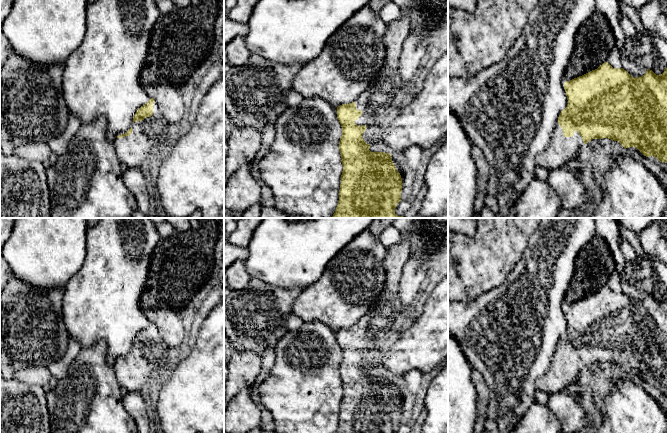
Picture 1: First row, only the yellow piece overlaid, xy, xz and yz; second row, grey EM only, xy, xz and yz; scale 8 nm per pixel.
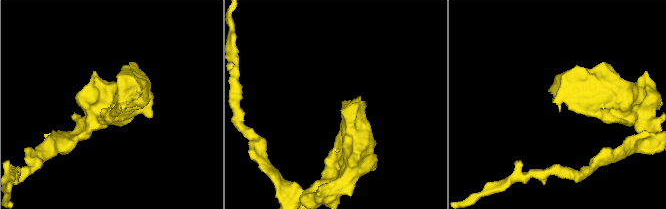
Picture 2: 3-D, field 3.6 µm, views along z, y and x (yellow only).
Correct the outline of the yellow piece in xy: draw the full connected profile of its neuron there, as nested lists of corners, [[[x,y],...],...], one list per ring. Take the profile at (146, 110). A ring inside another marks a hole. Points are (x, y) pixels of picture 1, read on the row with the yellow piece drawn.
[[[151,98],[136,111],[131,128],[113,142],[120,162],[129,168],[139,168],[148,160],[152,149],[164,142],[168,129],[168,123]]]

